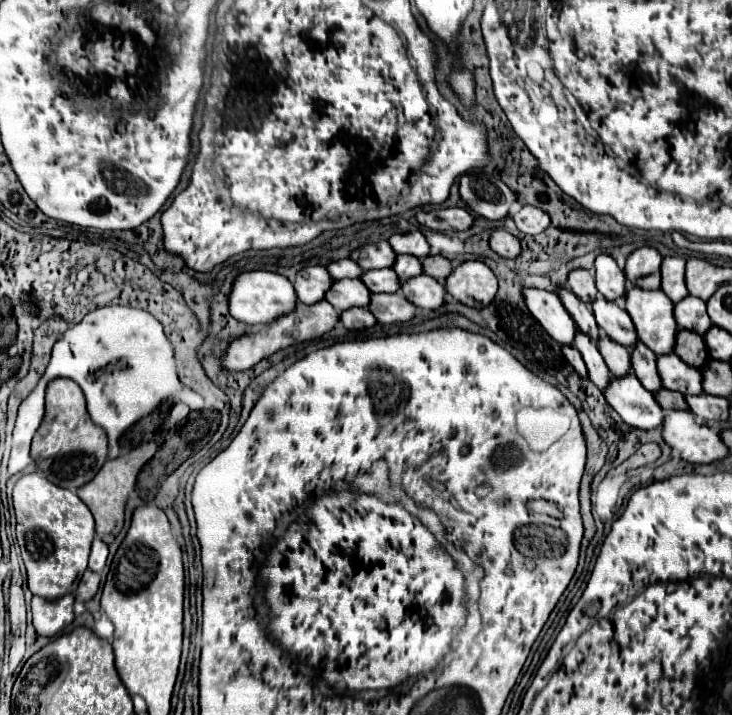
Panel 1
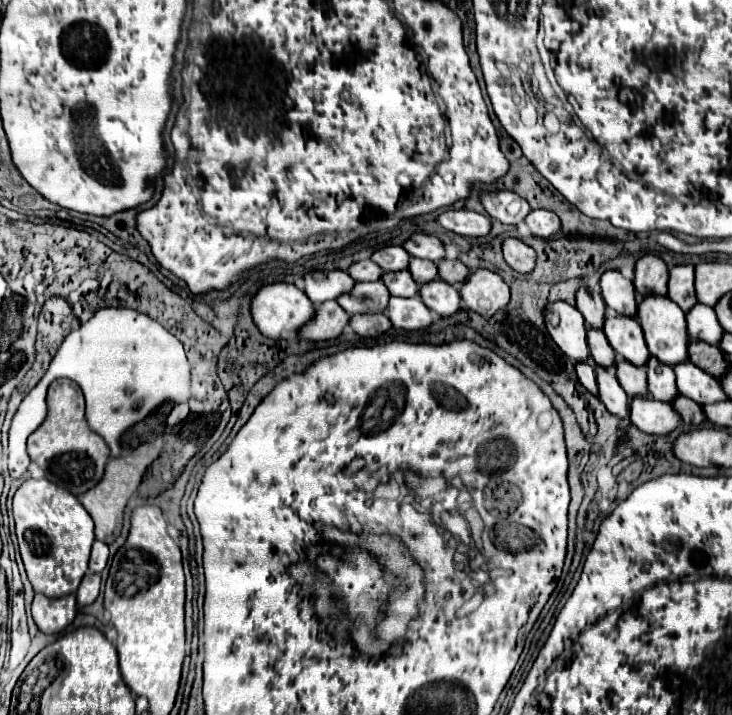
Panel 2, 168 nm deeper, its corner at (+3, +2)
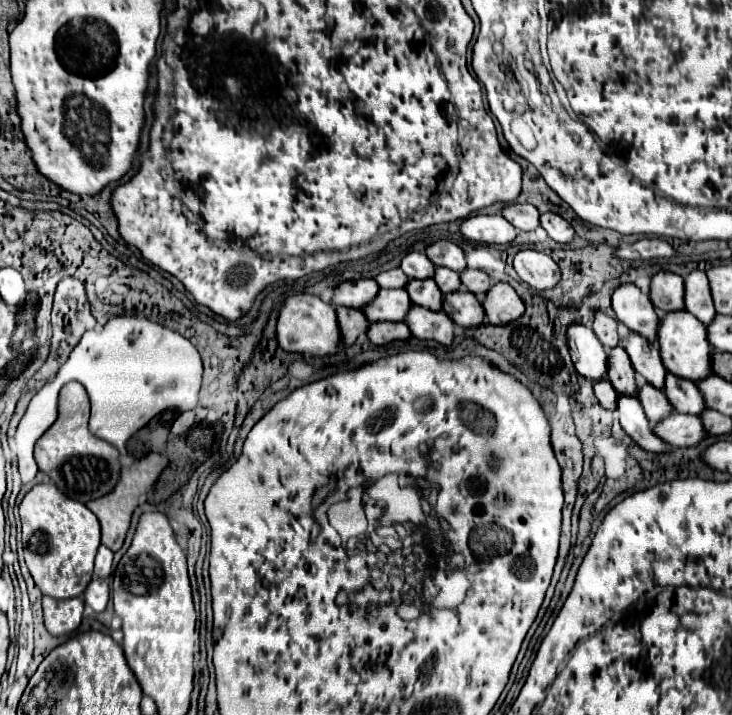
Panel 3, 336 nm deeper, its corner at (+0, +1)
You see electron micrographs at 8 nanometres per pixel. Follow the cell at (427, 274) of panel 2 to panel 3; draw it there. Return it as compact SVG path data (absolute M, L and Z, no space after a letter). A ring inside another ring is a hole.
M437 267L433 279L435 279L435 283L439 285L439 289L441 289L443 293L453 293L453 291L461 289L461 277L459 277L459 273L455 273L455 271L451 271L451 269Z

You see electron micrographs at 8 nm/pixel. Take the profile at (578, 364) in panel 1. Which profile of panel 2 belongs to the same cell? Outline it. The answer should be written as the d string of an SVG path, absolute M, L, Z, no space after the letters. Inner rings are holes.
M582 362L582 364L576 364L576 374L578 374L578 380L580 384L592 392L596 396L598 392L598 386L596 386L596 376L594 376L594 368L590 368L590 362Z

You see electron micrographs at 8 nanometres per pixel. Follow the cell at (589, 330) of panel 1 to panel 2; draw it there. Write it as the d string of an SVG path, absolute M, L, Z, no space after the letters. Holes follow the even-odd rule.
M588 328L588 346L594 362L604 368L614 366L614 348L608 344L604 332L600 328Z

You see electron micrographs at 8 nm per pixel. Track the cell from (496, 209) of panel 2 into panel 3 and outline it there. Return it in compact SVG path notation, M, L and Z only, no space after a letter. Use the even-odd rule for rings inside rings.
M513 203L503 209L503 215L519 229L519 231L535 231L539 227L539 211L527 203Z

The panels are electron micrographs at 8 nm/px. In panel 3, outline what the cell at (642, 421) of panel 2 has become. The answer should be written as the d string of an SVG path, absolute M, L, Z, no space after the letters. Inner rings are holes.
M671 413L665 421L653 425L657 437L673 447L695 447L705 437L705 427L699 417Z

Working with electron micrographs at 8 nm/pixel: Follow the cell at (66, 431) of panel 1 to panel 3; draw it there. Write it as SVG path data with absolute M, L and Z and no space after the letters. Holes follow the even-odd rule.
M67 383L61 393L59 393L59 417L57 421L45 431L45 435L35 443L35 461L39 465L39 469L43 473L49 475L49 479L67 495L73 497L75 501L81 503L89 503L93 499L99 499L107 493L113 491L113 487L117 485L117 469L121 473L121 463L117 467L117 449L109 443L105 443L103 439L97 439L89 429L87 429L87 421L89 421L89 397L87 391L81 383Z

